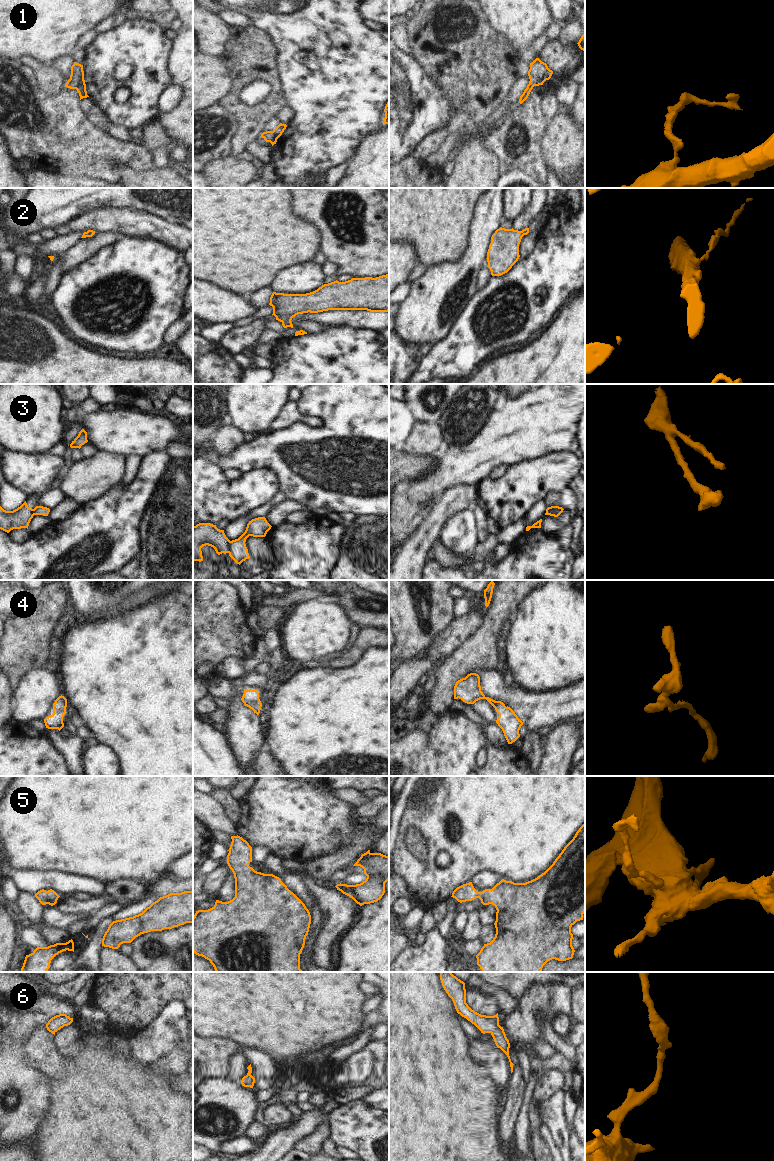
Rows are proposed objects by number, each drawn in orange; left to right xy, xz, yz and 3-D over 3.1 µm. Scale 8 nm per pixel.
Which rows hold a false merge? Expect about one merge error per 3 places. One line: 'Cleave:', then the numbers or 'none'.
Cleave: 1, 3.

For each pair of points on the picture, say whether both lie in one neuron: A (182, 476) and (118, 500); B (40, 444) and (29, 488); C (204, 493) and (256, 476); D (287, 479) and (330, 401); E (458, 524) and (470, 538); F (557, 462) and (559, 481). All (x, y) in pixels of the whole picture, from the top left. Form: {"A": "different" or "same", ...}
{"A": "different", "B": "different", "C": "same", "D": "same", "E": "same", "F": "same"}

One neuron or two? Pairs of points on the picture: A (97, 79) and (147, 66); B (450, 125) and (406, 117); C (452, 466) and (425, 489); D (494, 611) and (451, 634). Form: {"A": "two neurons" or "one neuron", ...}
{"A": "one neuron", "B": "two neurons", "C": "one neuron", "D": "two neurons"}

